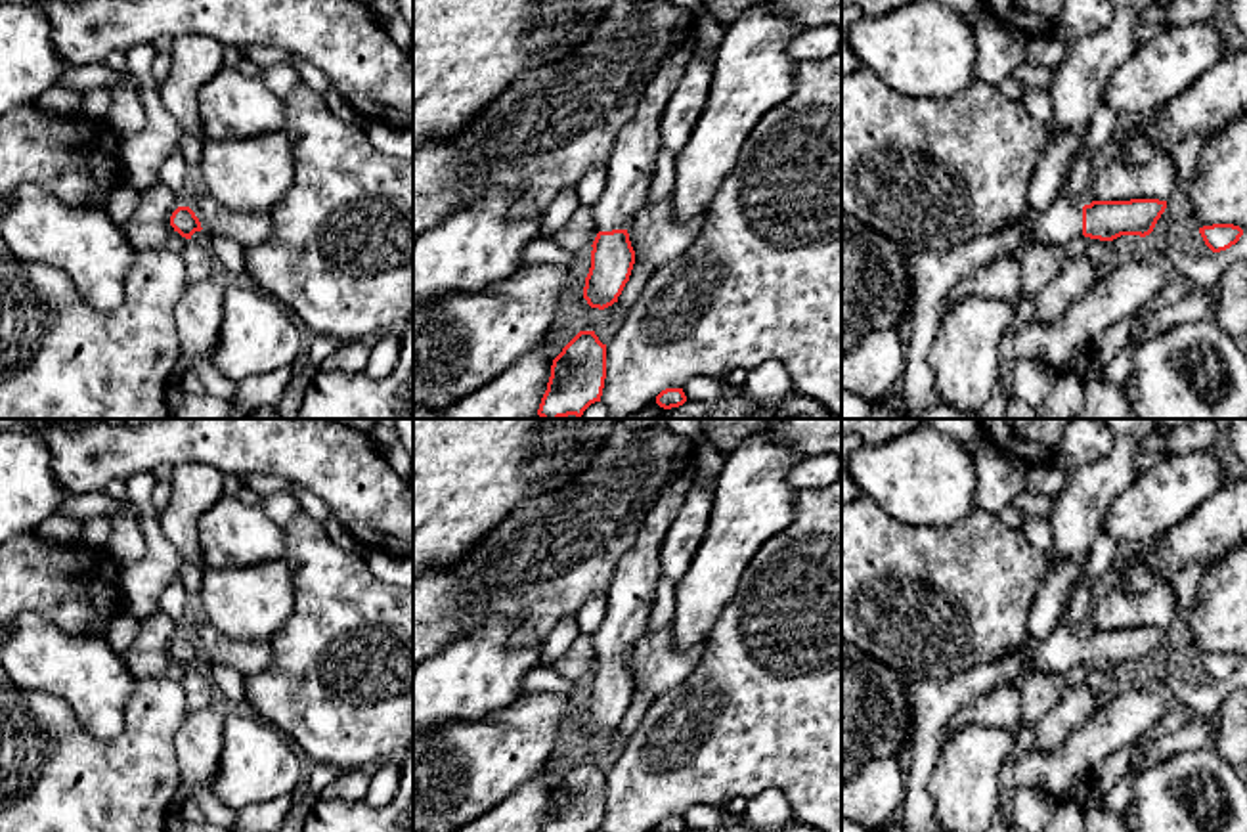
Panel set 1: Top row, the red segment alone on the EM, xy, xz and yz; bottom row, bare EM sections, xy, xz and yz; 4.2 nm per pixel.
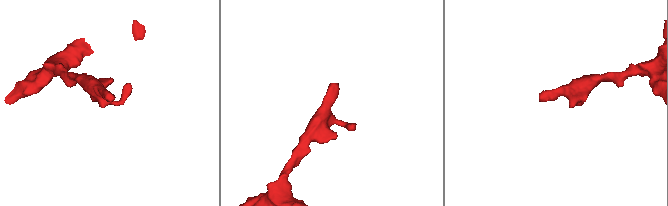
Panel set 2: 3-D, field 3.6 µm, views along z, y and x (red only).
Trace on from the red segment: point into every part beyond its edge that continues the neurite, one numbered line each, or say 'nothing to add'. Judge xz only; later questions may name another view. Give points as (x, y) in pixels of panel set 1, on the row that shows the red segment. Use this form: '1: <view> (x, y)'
1: xz (634, 159)

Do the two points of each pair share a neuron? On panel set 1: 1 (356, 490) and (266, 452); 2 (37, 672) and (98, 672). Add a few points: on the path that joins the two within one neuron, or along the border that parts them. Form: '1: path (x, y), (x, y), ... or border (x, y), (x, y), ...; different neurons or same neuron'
1: path (333, 467), (318, 452), (289, 452); same neuron
2: path (52, 672), (83, 672); same neuron

